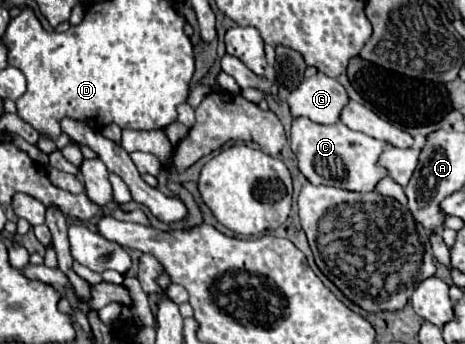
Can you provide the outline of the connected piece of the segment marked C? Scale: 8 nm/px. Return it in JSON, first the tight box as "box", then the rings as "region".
{"box":[291,118,387,192],"region":[[[295,118],[291,126],[291,150],[299,160],[299,170],[311,184],[325,184],[351,192],[371,192],[377,182],[387,176],[387,170],[379,166],[379,156],[387,142],[355,132],[343,122],[329,126],[315,124],[309,118]]]}

